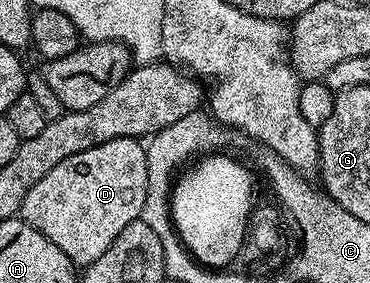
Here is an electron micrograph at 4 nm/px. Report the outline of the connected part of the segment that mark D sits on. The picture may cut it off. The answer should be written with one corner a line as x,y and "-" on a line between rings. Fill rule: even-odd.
133,137
116,138
110,142
100,143
90,150
80,151
80,155
72,155
64,159
64,163
56,163
28,195
24,195
21,218
36,227
40,235
52,239
64,255
74,262
75,266
85,267
96,263
112,243
116,243
116,235
128,227
128,223
139,220
144,207
144,195
148,191
148,159
146,145

